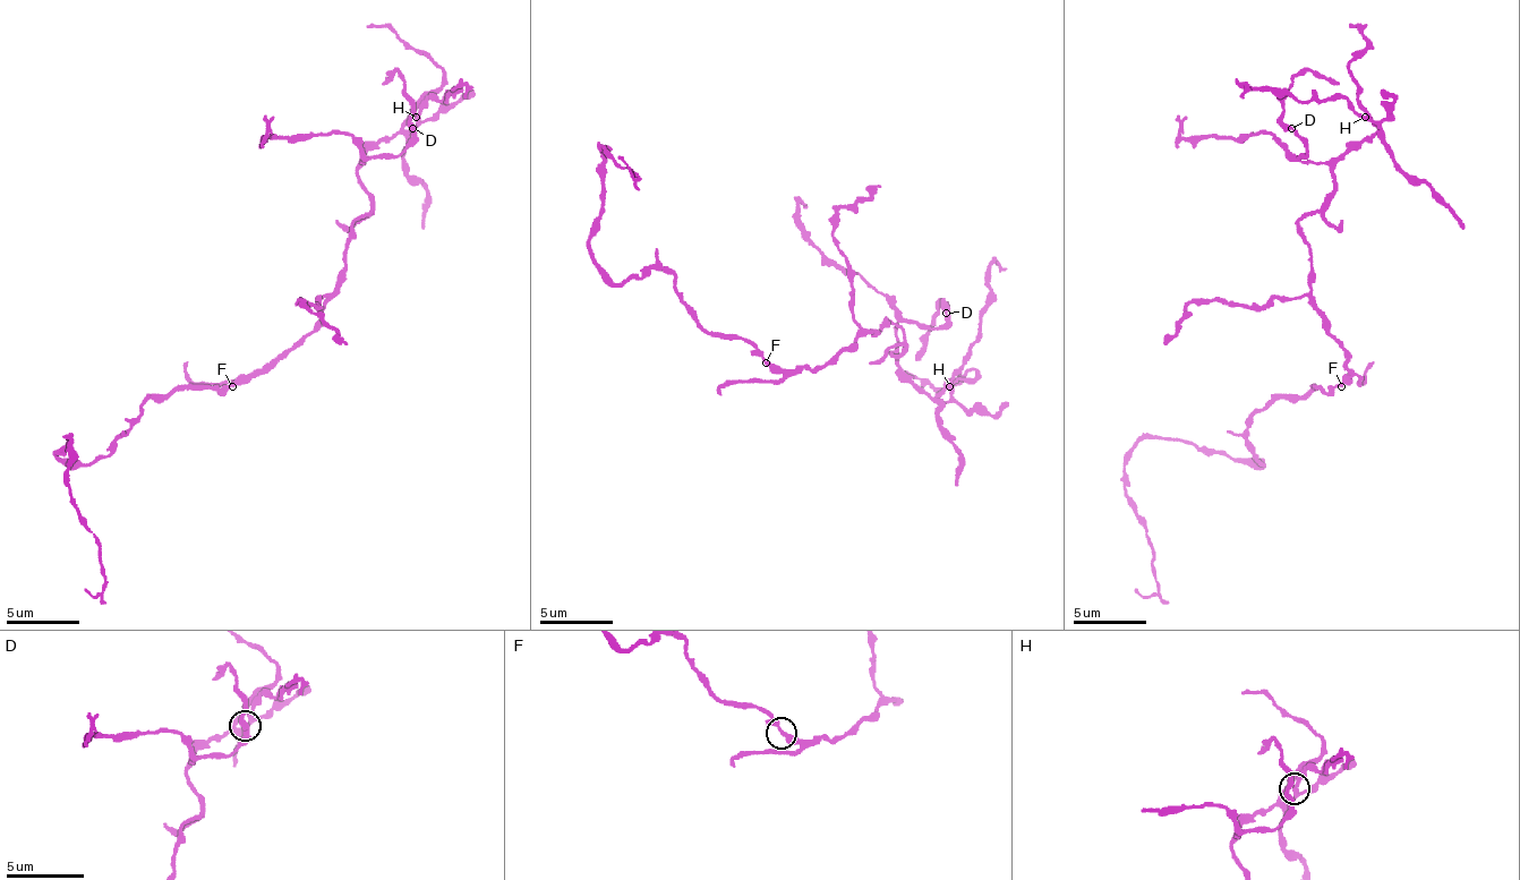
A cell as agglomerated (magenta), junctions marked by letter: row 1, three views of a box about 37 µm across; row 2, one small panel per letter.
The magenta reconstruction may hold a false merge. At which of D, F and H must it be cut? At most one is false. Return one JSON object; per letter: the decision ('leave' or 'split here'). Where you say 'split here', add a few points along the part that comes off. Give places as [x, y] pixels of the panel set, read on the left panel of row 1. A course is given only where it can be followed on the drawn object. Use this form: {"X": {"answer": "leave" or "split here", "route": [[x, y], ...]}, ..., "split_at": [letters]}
{"D": {"answer": "leave"}, "F": {"answer": "leave"}, "H": {"answer": "leave"}, "split_at": []}

